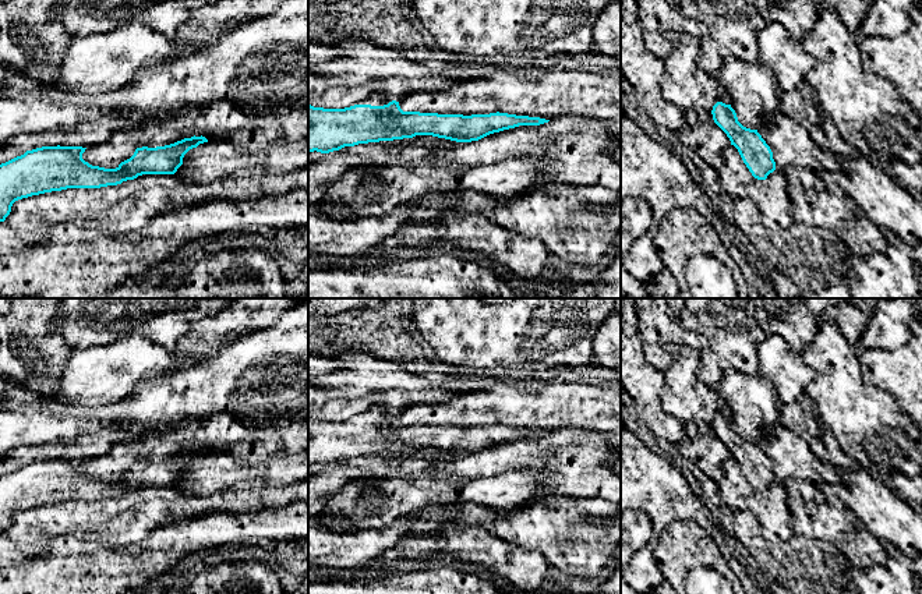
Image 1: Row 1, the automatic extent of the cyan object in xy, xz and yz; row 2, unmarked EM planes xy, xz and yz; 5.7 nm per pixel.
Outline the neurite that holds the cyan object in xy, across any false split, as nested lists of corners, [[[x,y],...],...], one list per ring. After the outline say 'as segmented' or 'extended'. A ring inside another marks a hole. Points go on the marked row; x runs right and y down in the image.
[[[191,137],[170,145],[137,148],[134,155],[116,169],[92,166],[82,159],[82,146],[42,146],[27,151],[0,165],[0,222],[4,222],[15,201],[67,188],[100,188],[134,180],[142,174],[174,174],[184,155],[208,142]]]; as segmented

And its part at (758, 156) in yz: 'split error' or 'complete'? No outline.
complete

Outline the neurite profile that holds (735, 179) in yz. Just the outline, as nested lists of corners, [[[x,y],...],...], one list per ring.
[[[730,145],[724,151],[724,163],[718,170],[718,177],[724,194],[755,202],[764,224],[771,231],[784,230],[792,223],[787,180],[781,170],[774,170],[766,180],[757,180],[743,163],[738,149]]]

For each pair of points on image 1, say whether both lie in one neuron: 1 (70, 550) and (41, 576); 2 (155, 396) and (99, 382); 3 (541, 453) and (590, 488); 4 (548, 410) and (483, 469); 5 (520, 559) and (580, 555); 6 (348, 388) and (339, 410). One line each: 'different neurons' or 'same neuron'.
1: same neuron
2: different neurons
3: same neuron
4: different neurons
5: different neurons
6: different neurons

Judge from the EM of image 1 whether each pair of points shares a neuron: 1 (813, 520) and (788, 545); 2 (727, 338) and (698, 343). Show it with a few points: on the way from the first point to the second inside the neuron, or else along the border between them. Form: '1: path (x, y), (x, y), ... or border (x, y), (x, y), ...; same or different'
1: border (792, 533), (812, 537), (816, 541); different
2: border (679, 322), (686, 329), (699, 332), (709, 346); different

